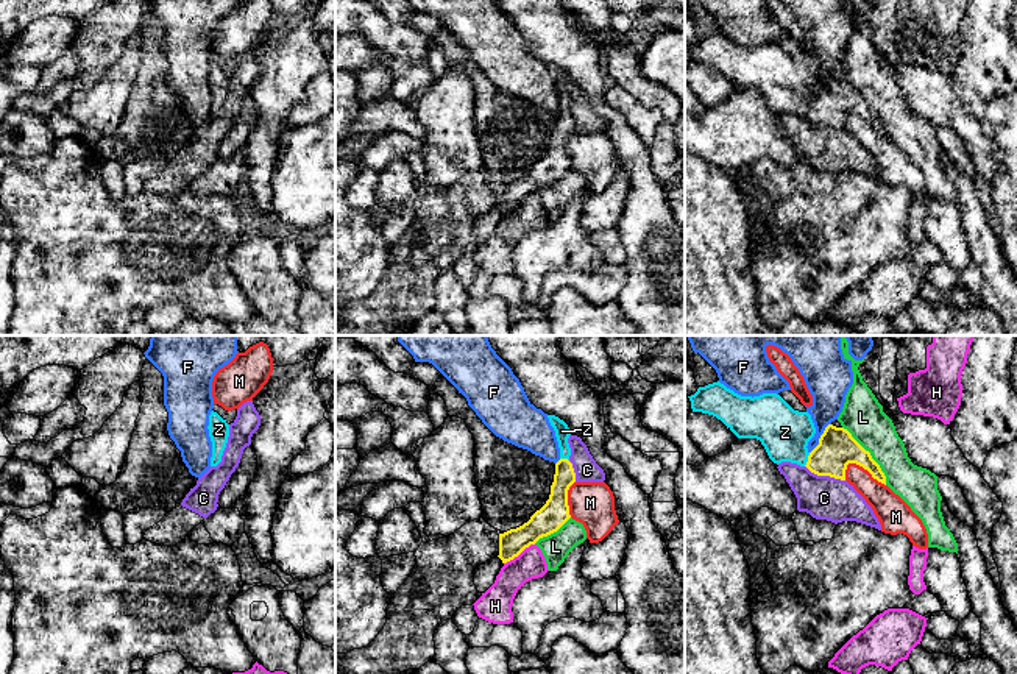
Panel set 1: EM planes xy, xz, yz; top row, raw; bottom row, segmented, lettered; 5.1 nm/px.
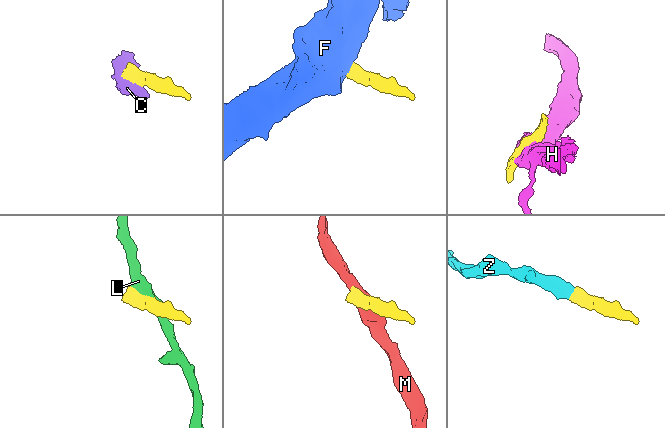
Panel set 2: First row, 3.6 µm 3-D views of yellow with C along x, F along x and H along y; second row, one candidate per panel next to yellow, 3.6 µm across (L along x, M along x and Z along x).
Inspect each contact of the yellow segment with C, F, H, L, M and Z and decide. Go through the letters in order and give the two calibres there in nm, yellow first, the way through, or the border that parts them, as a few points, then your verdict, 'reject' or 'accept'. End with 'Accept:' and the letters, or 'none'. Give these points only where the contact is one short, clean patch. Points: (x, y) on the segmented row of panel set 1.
C: calibres 200 and 220 nm; border yz (805, 465), (818, 475), (829, 475), (844, 481); reject
F: calibres 200 and 180 nm; border yz (830, 423), (819, 443), (810, 453); reject
H: calibres 150 and 160 nm; reject
L: calibres 200 and 220 nm; reject
M: calibres 200 and 160 nm; reject
Z: calibres 200 and 260 nm; way yz (836, 448), (825, 459), (808, 459), (785, 432); accept
Accept: Z

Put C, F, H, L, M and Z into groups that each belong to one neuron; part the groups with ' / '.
C / F / H / L / M / Z

